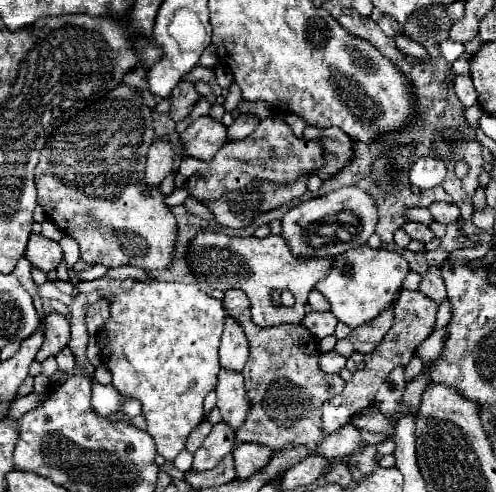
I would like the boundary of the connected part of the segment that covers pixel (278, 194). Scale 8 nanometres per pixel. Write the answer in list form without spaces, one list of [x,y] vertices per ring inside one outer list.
[[[307,174],[305,176],[299,176],[291,184],[277,184],[277,182],[269,182],[269,180],[255,180],[255,182],[247,184],[245,188],[241,188],[237,192],[225,194],[219,200],[207,200],[205,204],[213,210],[215,220],[221,226],[227,226],[227,228],[243,228],[243,226],[249,226],[261,212],[267,212],[267,210],[273,210],[273,208],[277,208],[277,206],[281,206],[285,202],[291,202],[293,198],[303,196],[305,190],[307,190]]]

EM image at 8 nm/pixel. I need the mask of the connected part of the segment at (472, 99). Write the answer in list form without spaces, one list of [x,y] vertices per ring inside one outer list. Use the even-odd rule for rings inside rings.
[[[457,76],[455,78],[455,94],[457,94],[457,98],[461,100],[463,106],[477,104],[477,96],[475,96],[475,90],[473,90],[469,76]]]

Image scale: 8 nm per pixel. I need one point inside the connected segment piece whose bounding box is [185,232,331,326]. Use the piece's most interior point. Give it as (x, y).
(257, 265)

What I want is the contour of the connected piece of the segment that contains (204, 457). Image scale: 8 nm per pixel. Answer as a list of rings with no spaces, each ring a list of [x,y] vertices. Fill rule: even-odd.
[[[225,420],[213,424],[209,436],[201,444],[201,448],[195,452],[193,470],[203,472],[209,468],[215,468],[233,450],[233,446],[235,446],[235,434],[229,428],[229,424]]]

